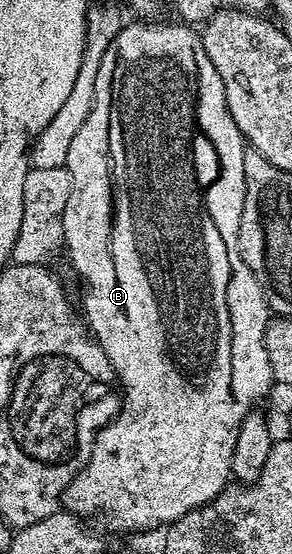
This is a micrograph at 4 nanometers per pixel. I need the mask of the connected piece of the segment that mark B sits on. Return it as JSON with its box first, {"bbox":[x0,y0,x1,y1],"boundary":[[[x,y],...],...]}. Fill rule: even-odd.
{"bbox":[63,23,275,535],"boundary":[[[176,23],[177,25],[129,25],[126,24],[116,35],[114,42],[107,48],[106,55],[99,67],[98,78],[95,79],[93,106],[90,107],[90,114],[87,115],[86,122],[80,127],[75,139],[71,142],[70,151],[67,153],[65,168],[71,173],[71,195],[67,200],[66,210],[63,211],[63,231],[64,248],[69,249],[69,261],[73,264],[73,269],[86,281],[89,286],[85,289],[85,309],[83,308],[84,318],[87,320],[87,328],[92,336],[101,345],[101,350],[107,355],[107,359],[111,359],[113,370],[117,373],[117,380],[121,386],[123,400],[121,409],[117,413],[117,418],[107,427],[103,427],[97,436],[95,447],[91,451],[91,459],[87,459],[87,463],[79,471],[79,475],[75,475],[75,479],[71,479],[71,483],[65,488],[63,505],[70,513],[74,513],[82,519],[90,519],[89,517],[106,517],[111,524],[117,529],[126,529],[129,535],[142,532],[147,529],[157,529],[161,525],[171,525],[178,521],[183,515],[187,515],[192,509],[203,507],[209,501],[213,501],[231,481],[231,459],[235,451],[235,443],[239,439],[239,429],[241,420],[251,412],[254,412],[256,403],[260,397],[265,397],[269,393],[269,388],[274,388],[275,382],[273,372],[271,371],[271,359],[267,355],[267,347],[265,346],[265,332],[269,327],[271,320],[271,310],[269,307],[269,298],[266,290],[260,281],[251,271],[251,267],[247,267],[247,263],[243,263],[243,255],[239,251],[239,223],[243,215],[243,199],[245,198],[245,176],[243,175],[243,159],[245,158],[245,150],[247,142],[242,137],[239,127],[235,123],[235,119],[231,119],[231,111],[227,107],[227,95],[223,87],[223,79],[219,79],[219,71],[215,71],[215,63],[211,63],[211,59],[207,59],[207,51],[201,42],[201,33],[196,28],[190,27],[185,23]]]}

